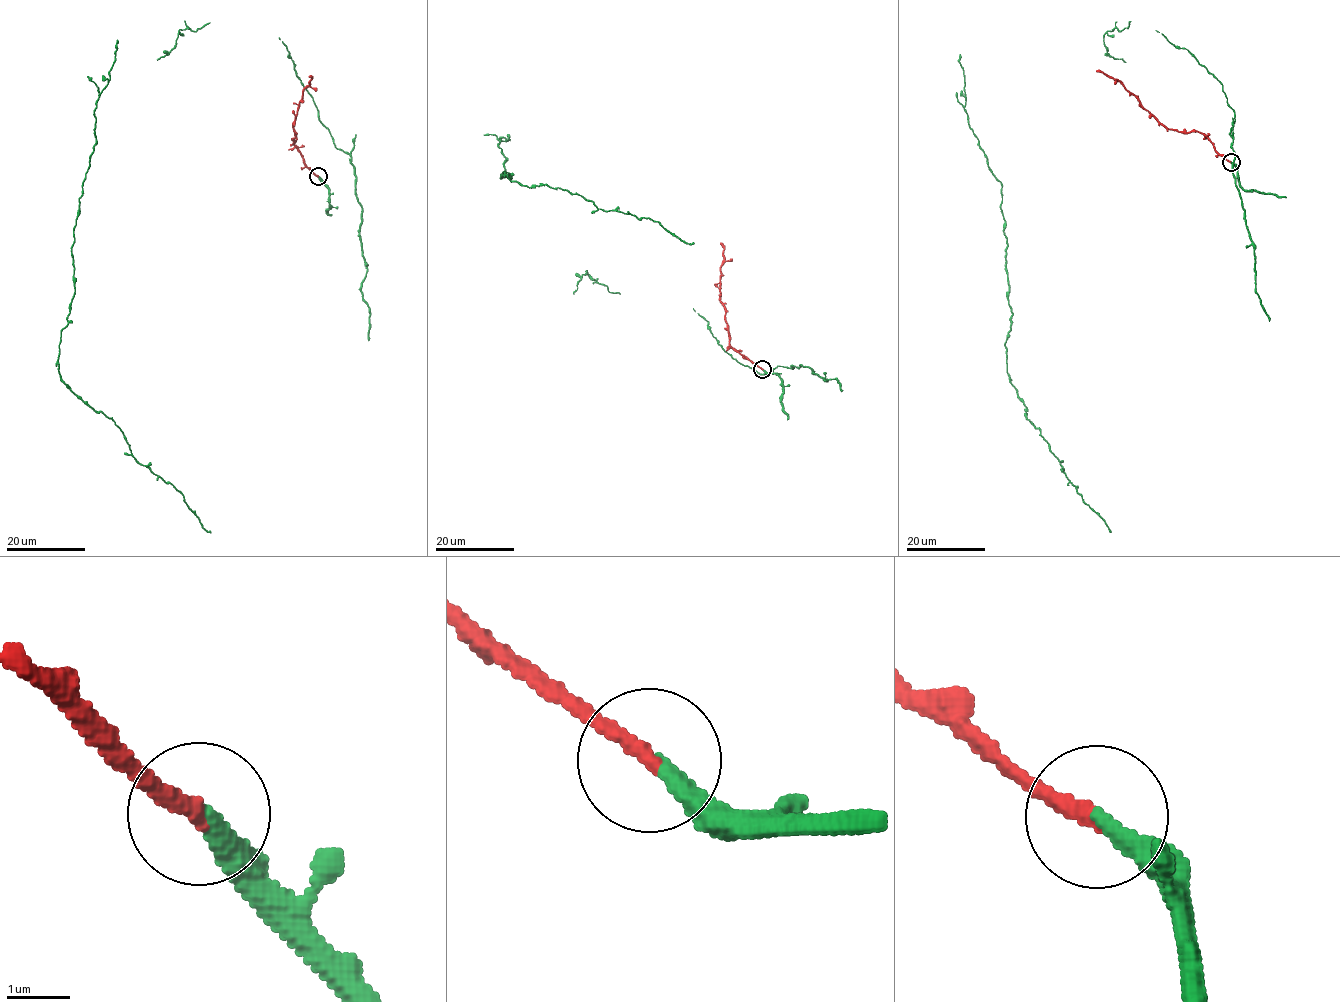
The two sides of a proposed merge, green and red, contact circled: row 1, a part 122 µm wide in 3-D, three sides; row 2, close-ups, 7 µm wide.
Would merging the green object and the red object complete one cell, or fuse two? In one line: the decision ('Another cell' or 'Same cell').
Same cell

